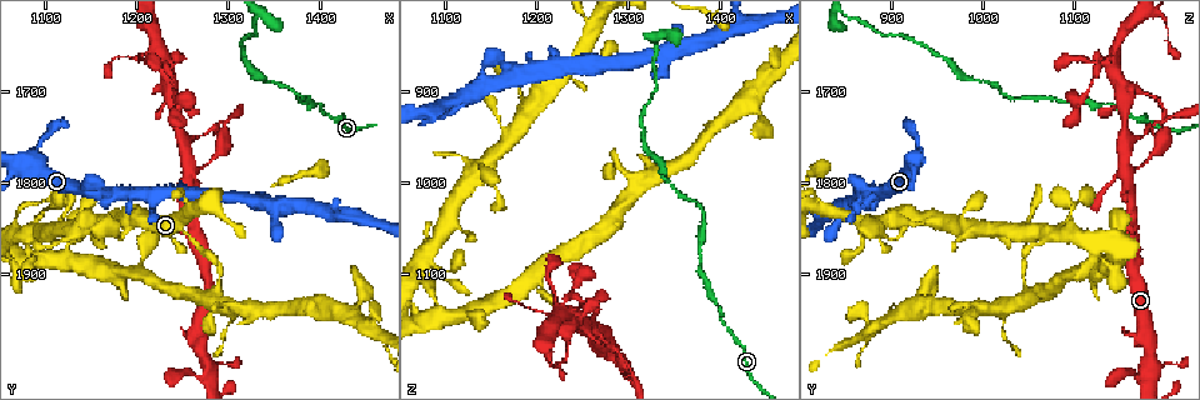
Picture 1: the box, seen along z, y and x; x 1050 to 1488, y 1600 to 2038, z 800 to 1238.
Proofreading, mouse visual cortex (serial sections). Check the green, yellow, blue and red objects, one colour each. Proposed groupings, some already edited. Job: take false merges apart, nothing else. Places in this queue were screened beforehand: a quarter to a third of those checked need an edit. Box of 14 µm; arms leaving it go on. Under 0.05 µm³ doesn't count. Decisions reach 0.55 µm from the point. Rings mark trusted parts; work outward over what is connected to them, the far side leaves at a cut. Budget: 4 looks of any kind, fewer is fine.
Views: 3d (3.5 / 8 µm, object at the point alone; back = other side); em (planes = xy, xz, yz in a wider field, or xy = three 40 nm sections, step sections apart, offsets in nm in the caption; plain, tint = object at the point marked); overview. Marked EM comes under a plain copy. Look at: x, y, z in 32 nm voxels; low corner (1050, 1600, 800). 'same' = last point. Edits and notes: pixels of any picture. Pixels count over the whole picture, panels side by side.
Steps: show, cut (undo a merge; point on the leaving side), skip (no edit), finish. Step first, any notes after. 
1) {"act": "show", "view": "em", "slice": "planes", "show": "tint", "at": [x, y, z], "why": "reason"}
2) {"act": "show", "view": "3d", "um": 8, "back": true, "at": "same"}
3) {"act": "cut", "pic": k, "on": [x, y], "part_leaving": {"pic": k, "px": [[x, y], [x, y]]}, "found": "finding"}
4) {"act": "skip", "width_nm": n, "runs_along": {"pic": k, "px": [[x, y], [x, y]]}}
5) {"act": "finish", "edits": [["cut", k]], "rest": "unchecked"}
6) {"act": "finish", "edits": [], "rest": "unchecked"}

{"act": "show", "view": "3d", "um": 3.5, "at": [1275, 1775, 1175], "why": "sudden change in width"}

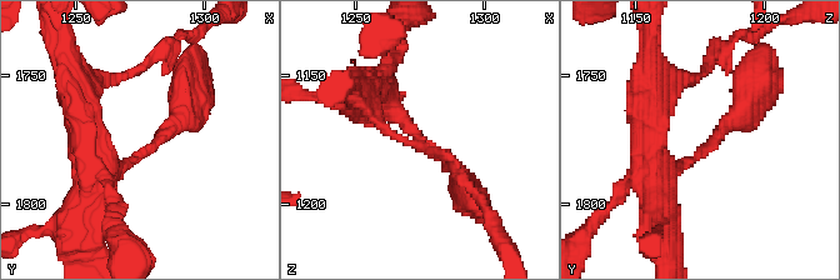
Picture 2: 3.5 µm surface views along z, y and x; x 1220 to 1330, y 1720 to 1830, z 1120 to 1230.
{"act": "show", "view": "em", "slice": "xy", "step": 1, "show": "tint", "at": [1276, 1779, 1177], "arm_widths_nm": [250, 400]}

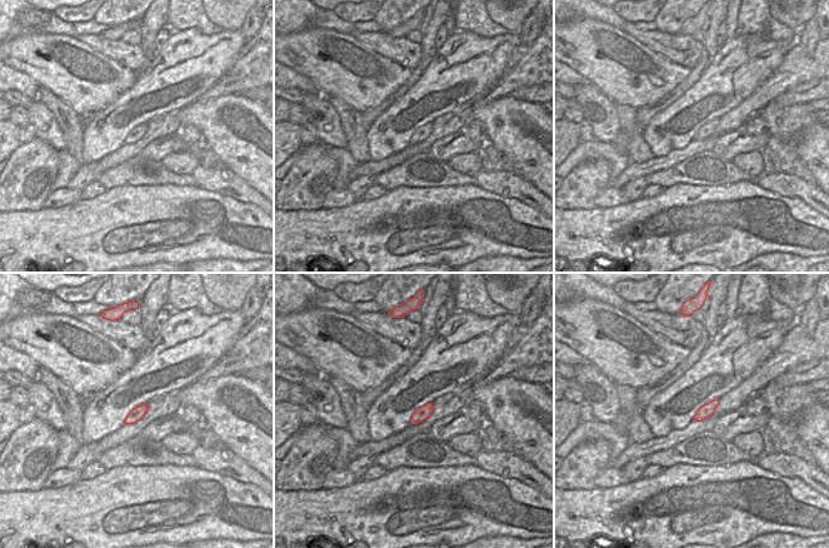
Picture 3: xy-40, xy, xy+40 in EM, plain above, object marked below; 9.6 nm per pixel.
{"act": "skip", "width_nm": 130, "runs_along": {"pic": 2, "px": [[371, 96], [449, 160], [464, 189]]}, "found": "continuous, no second cell"}

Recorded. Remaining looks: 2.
{"act": "show", "view": "3d", "um": 8, "at": [1090, 1755, 930], "why": "sudden change in width"}

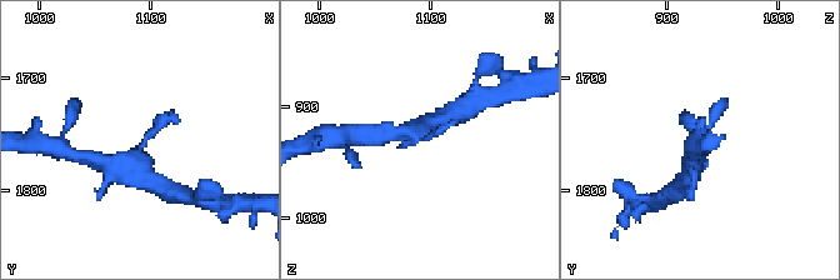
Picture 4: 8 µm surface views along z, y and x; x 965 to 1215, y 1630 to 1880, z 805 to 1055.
{"act": "show", "view": "em", "slice": "xy", "step": 1, "show": "tint", "at": [1096, 1756, 928], "why": "now the EM"}

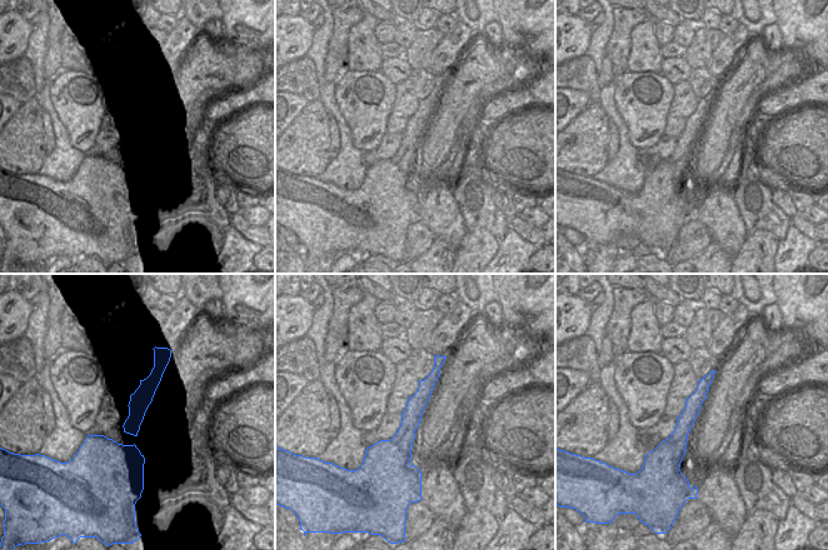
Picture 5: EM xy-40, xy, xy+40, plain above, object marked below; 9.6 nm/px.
{"act": "cut", "pic": 4, "on": [690, 124], "part_leaving": {"pic": 4, "px": [[141, 146], [159, 118], [174, 121]]}, "found": "a second cell is stuck on"}

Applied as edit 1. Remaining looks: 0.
{"act": "finish", "edits": [["cut", 4]], "rest": "unchecked"}

